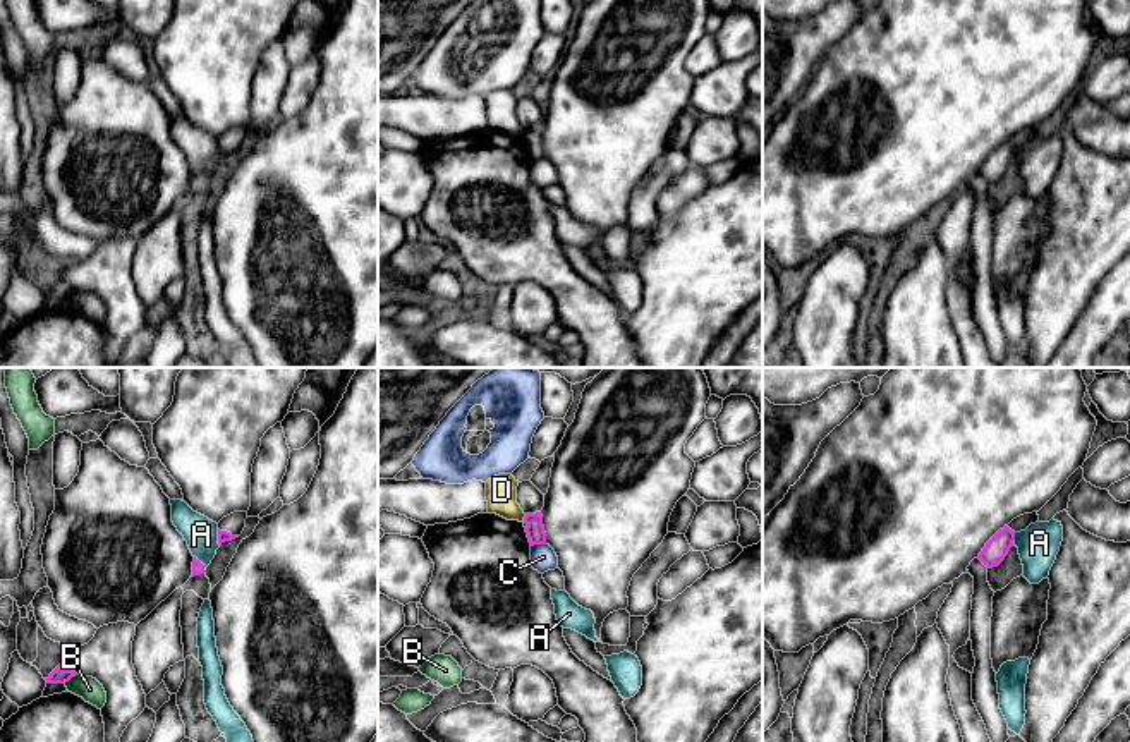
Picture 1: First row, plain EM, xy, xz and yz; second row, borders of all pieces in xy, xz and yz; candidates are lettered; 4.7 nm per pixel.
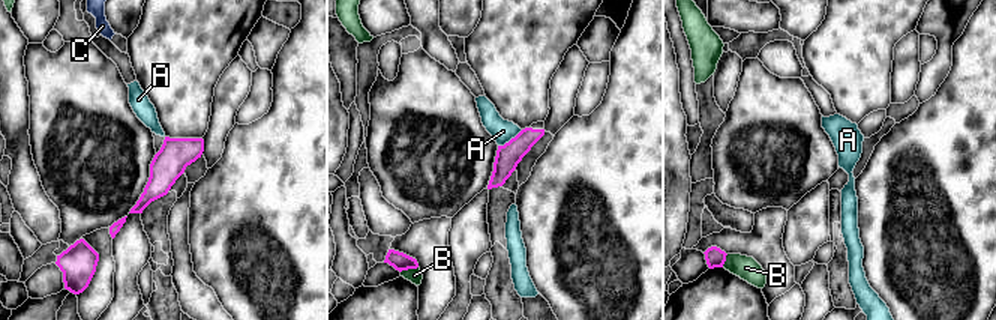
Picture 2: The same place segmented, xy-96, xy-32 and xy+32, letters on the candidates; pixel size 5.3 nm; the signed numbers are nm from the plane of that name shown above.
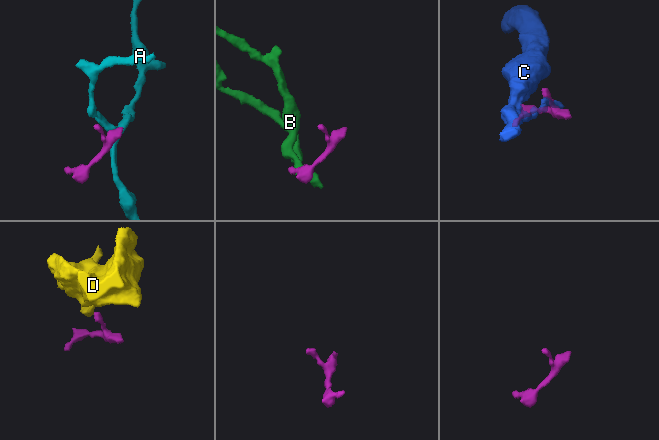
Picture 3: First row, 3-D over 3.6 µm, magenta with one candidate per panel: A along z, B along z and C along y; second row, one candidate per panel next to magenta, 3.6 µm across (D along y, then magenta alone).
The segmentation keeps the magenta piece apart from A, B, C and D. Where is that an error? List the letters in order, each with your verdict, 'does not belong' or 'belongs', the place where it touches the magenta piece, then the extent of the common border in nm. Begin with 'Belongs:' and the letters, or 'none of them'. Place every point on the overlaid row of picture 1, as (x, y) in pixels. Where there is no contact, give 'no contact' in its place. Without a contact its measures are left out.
Belongs: none of them
A: does not belong | yz (1014, 538) | 50 nm
B: does not belong | xy (69, 679) | 80 nm
C: does not belong | xz (538, 543) | 70 nm
D: does not belong | xz (524, 517) | 40 nm

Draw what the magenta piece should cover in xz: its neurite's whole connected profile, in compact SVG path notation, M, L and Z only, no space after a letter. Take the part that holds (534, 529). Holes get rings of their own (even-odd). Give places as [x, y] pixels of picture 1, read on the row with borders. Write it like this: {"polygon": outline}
{"polygon": "M541 512L526 514L524 522L527 524L526 532L531 546L546 544L546 532L544 532Z"}

